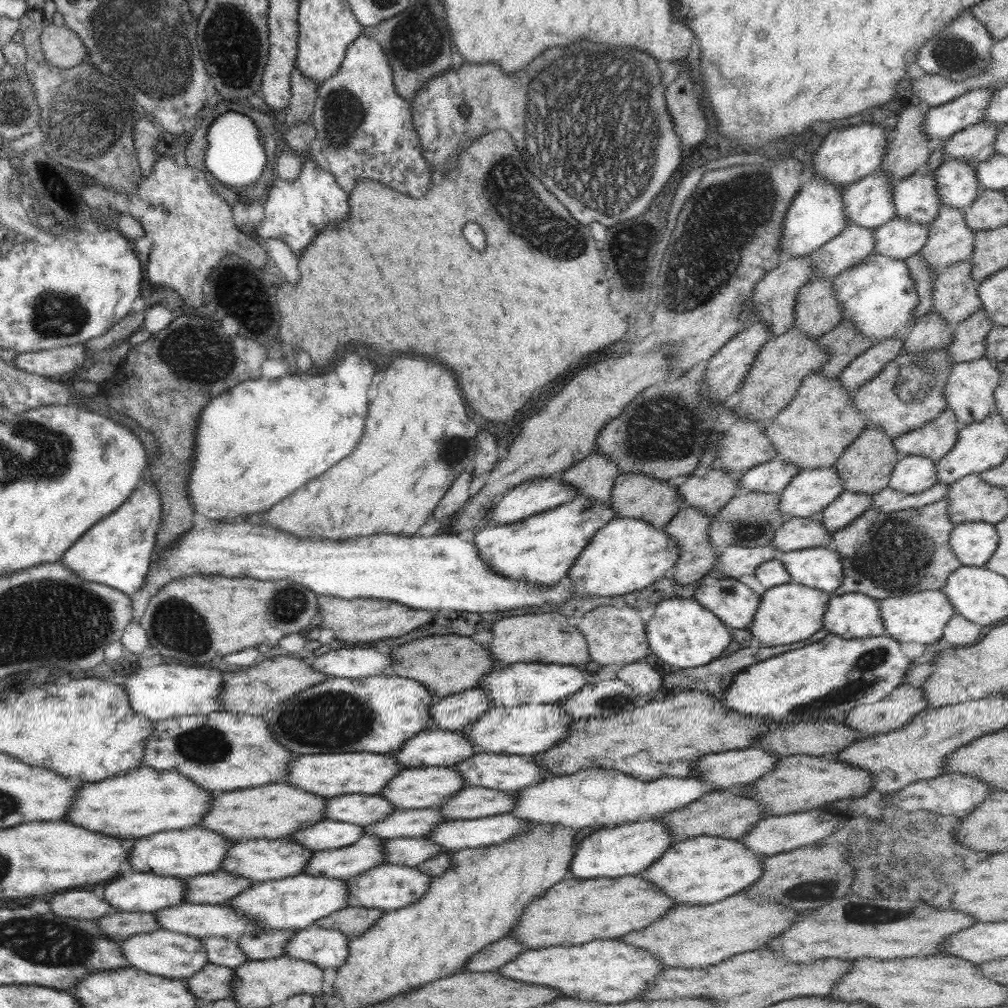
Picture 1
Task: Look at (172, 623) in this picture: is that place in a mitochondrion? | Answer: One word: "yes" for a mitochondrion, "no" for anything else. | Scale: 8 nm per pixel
yes

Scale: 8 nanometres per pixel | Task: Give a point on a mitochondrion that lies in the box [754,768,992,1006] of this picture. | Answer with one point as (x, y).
(857, 915)

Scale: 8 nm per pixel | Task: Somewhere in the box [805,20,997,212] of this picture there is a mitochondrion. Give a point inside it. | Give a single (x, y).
(956, 56)

